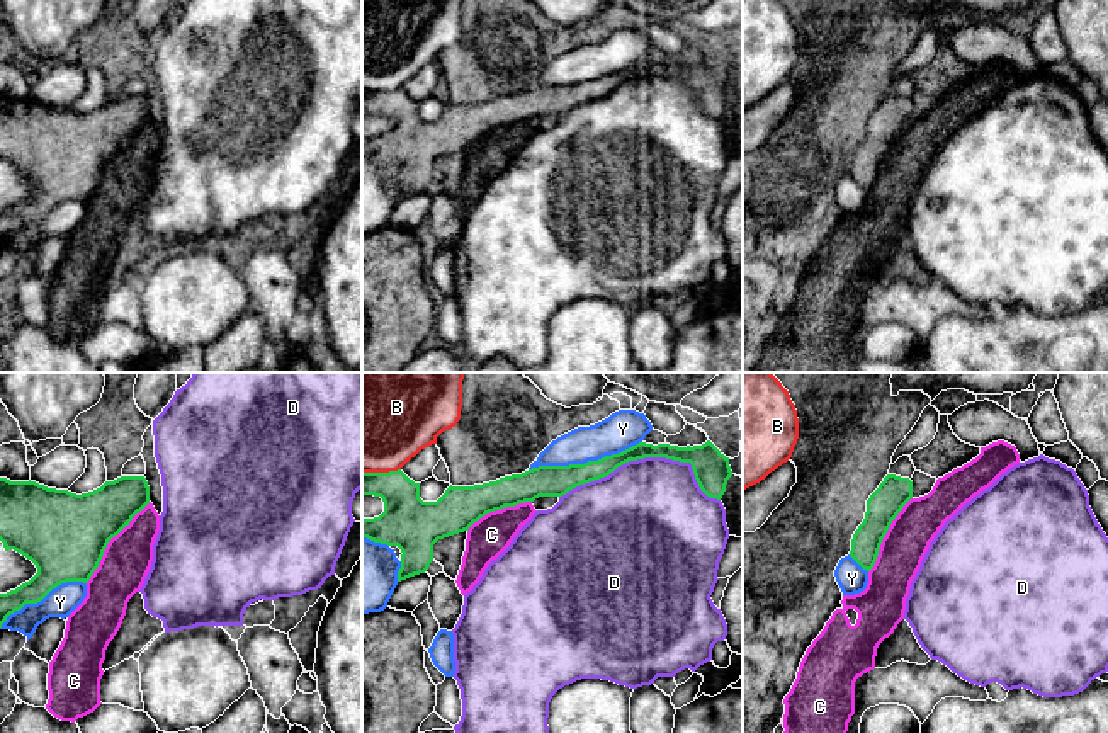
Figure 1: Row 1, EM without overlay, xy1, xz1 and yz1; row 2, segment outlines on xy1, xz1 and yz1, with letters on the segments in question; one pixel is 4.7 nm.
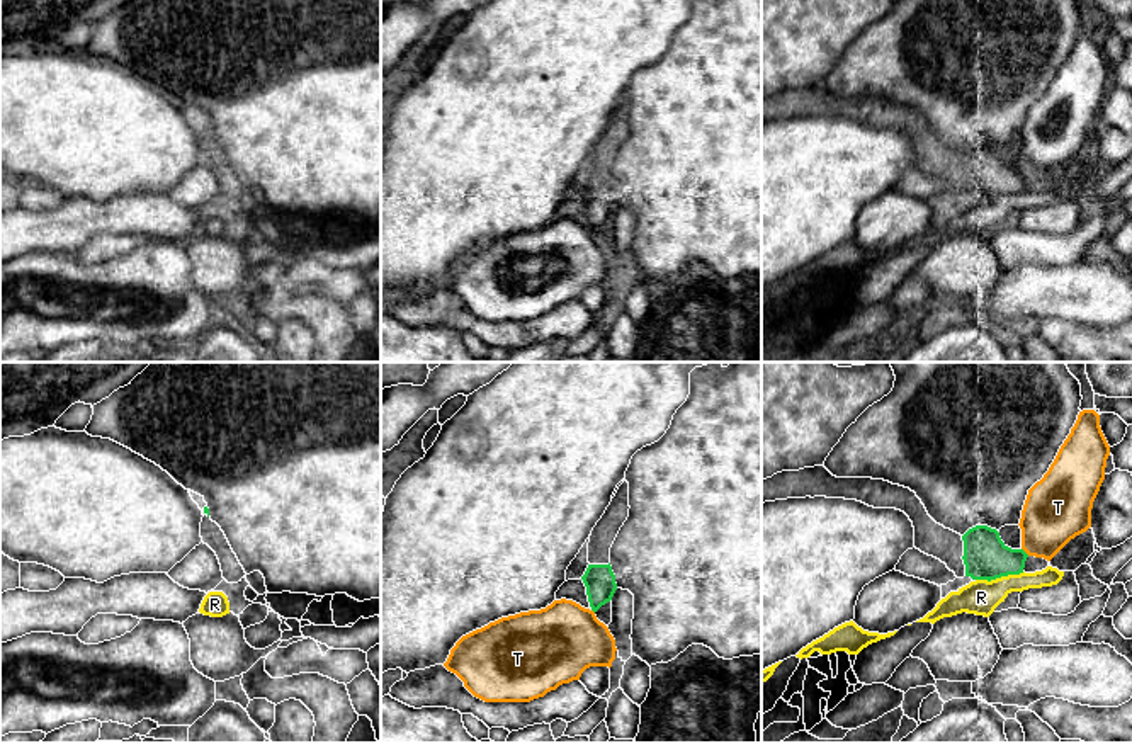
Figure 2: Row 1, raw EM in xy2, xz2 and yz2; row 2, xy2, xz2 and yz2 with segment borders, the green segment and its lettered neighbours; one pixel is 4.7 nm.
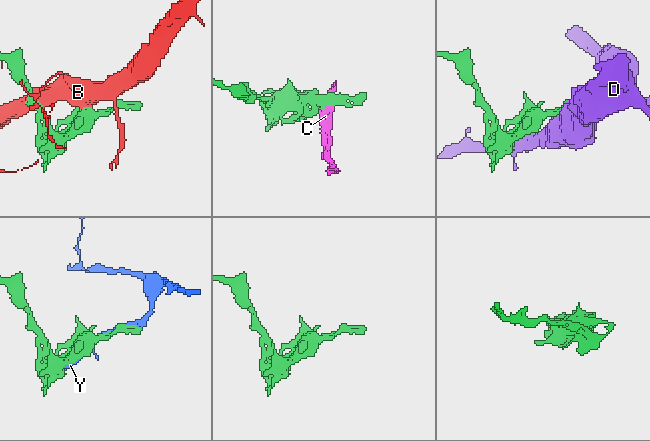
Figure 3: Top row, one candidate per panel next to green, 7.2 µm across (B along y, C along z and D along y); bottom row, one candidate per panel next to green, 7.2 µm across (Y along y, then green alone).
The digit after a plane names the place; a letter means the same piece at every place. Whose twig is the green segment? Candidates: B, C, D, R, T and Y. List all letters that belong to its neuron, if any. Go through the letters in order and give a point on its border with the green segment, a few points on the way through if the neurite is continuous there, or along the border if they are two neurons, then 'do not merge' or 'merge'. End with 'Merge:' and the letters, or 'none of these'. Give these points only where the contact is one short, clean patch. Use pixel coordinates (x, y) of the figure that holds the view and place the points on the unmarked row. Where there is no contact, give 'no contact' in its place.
B: xz1 (381, 92) | do not merge
C: xy1 (109, 159) | do not merge
D: xz1 (646, 75) | do not merge
R: yz2 (1000, 196) | along yz2 (1024, 191), (976, 199) | do not merge
T: yz2 (1024, 170) | along yz2 (1022, 167), (1029, 174) | do not merge
Y: xz1 (585, 82) | do not merge
Merge: none of these

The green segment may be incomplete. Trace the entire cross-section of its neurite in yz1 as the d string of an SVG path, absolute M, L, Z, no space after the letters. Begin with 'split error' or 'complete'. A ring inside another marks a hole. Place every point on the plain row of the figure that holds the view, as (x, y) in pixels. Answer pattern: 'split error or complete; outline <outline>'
complete; outline M887 94L867 119L863 141L853 153L850 175L867 190L877 180L882 158L902 126L913 117L913 100Z

